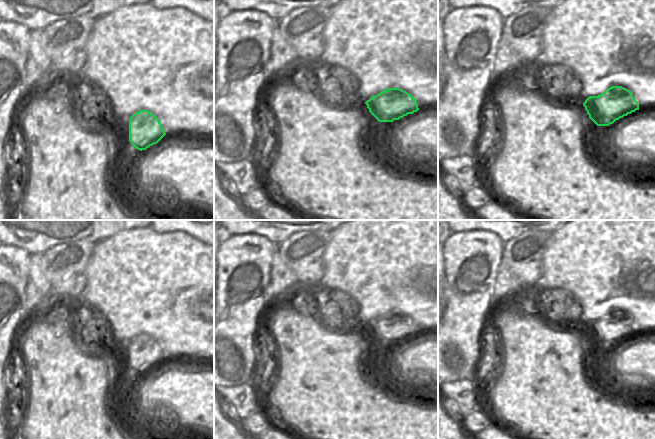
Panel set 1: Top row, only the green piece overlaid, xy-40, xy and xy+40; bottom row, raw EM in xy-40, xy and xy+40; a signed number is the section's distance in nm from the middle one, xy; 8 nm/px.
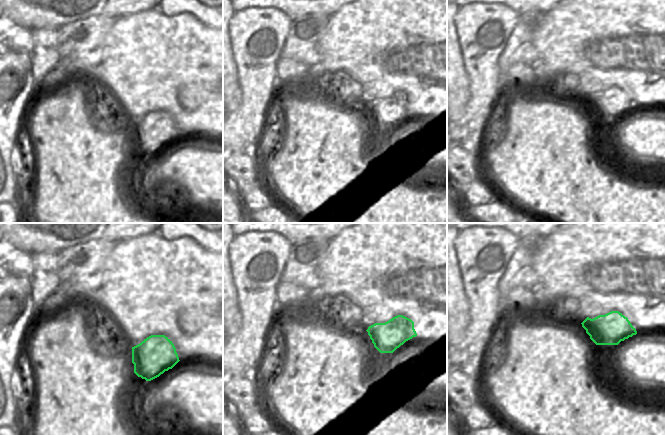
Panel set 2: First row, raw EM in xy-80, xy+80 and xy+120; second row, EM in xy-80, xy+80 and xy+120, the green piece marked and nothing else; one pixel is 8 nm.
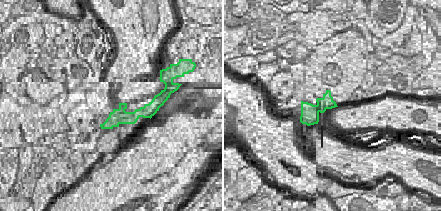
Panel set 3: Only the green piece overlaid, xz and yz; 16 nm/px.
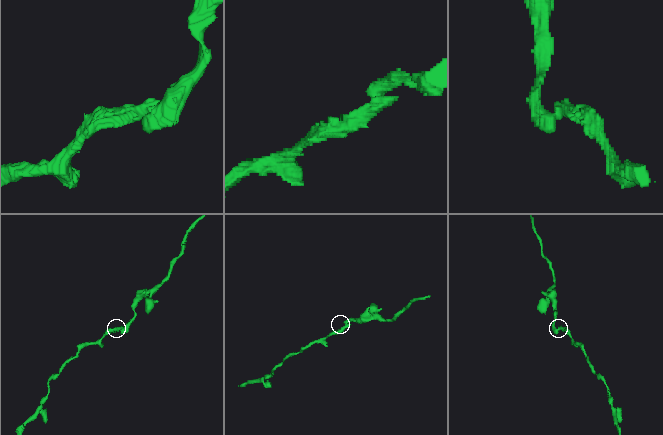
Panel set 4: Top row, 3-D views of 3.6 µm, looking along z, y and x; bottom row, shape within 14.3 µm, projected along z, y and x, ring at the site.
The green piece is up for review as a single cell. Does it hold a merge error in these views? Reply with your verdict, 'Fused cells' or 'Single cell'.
Single cell

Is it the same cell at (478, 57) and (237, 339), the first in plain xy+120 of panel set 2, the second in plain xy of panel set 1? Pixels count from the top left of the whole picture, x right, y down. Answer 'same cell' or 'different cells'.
same cell

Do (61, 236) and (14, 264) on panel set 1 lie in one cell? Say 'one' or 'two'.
two

